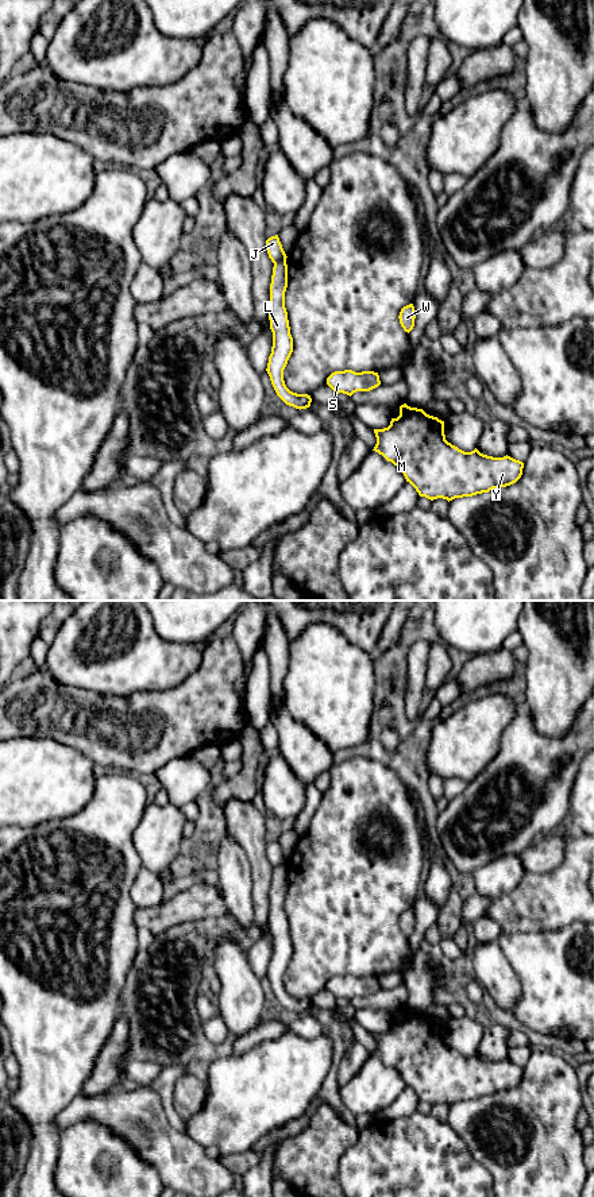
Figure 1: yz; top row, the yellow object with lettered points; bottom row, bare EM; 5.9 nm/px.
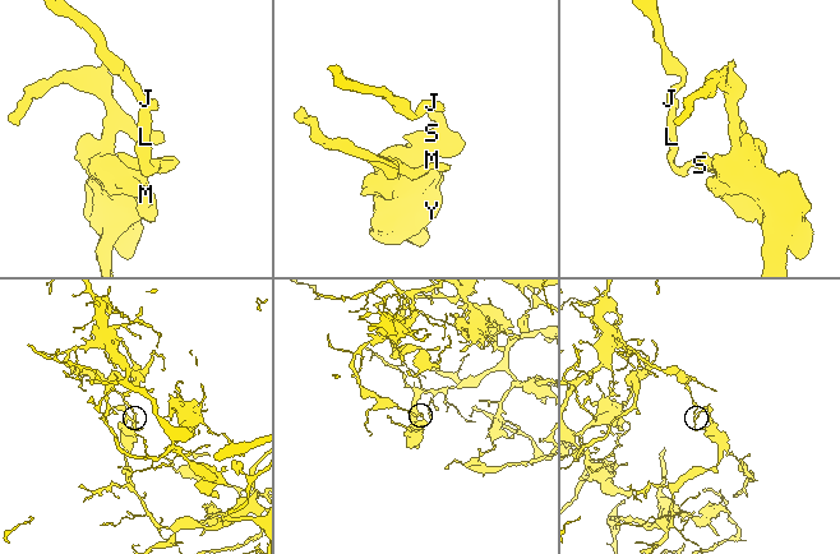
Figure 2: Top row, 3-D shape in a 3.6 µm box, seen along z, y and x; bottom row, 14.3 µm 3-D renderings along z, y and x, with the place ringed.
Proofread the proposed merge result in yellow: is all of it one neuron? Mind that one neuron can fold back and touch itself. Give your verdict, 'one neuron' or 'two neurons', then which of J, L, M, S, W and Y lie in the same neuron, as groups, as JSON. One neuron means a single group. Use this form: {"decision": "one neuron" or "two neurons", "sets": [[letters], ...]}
{"decision": "two neurons", "sets": [["J"], ["L", "M", "S", "W", "Y"]]}

